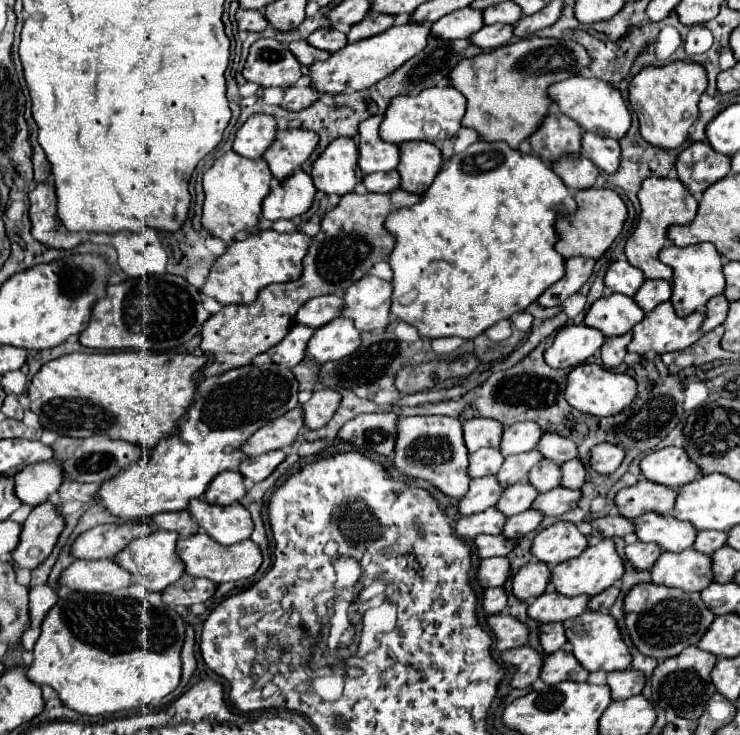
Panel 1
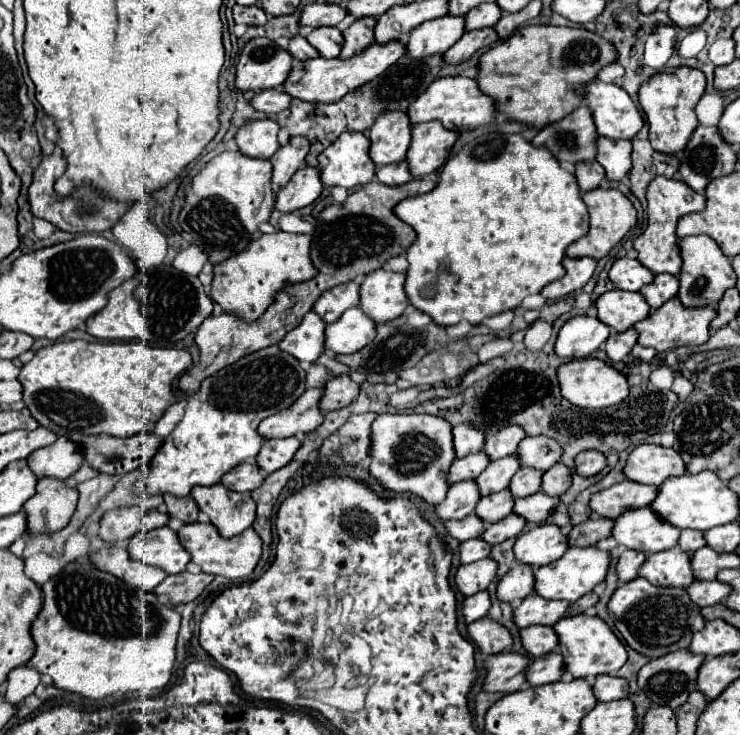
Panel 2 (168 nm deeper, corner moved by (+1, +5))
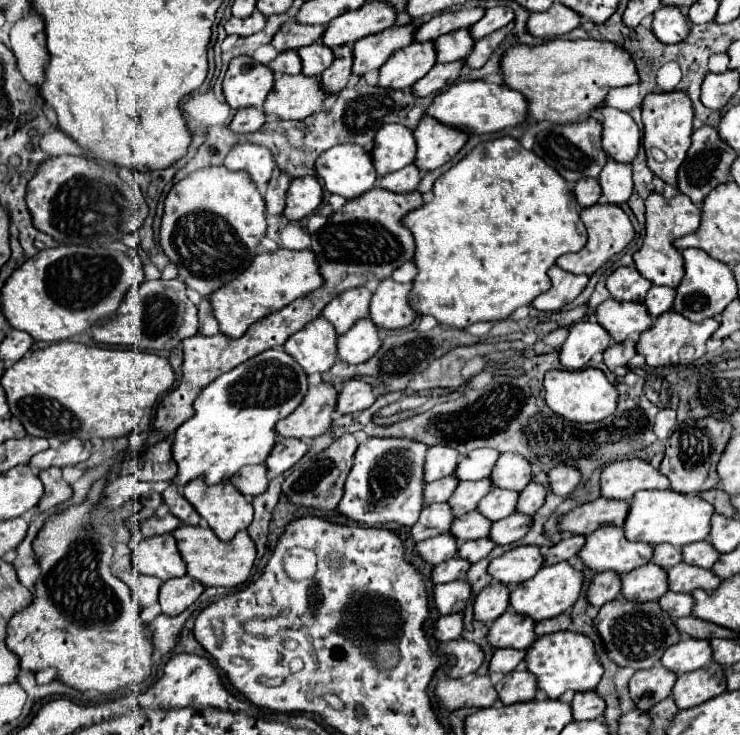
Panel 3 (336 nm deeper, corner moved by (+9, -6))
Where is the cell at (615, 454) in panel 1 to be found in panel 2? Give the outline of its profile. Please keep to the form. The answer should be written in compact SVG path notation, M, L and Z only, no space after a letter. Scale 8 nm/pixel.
M586 450L574 458L574 466L576 466L576 474L590 478L596 476L606 466L606 456L602 456L602 452L598 450Z

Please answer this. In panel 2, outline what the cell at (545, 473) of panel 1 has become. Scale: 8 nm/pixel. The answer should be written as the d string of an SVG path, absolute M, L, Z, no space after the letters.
M522 466L512 476L512 480L508 484L508 490L518 500L518 498L526 498L526 496L538 492L540 490L540 484L542 484L542 472L540 470L534 470L534 468L524 468Z

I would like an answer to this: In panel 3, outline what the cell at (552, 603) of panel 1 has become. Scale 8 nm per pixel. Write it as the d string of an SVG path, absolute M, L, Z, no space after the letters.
M506 609L506 613L500 615L490 627L488 641L494 649L530 649L538 637L534 625L534 619L526 619L526 615L516 615L514 609Z

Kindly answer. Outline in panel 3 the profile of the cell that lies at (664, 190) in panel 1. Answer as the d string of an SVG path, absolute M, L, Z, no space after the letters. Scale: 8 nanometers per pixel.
M652 193L646 199L646 237L640 251L634 253L634 263L640 275L652 281L654 285L678 287L684 275L684 259L680 251L674 249L672 239L676 239L676 235L688 235L696 231L698 225L700 225L700 209L690 199L686 199L686 195L678 193L672 199L664 199L662 195Z

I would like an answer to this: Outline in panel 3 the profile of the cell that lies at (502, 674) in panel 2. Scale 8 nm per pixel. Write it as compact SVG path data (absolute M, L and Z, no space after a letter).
M476 675L470 683L462 679L442 679L436 685L436 697L442 707L454 711L460 707L492 707L498 693L490 675Z

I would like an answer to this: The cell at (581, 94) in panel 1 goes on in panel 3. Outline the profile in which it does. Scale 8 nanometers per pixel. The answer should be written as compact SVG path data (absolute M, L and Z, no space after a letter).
M602 105L602 149L608 157L630 163L638 153L640 129L634 119L610 105Z

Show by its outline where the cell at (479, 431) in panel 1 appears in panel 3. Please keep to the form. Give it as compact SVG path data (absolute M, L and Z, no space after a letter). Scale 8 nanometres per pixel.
M434 445L428 449L426 455L426 483L442 479L446 475L452 475L458 467L460 453L446 445Z

